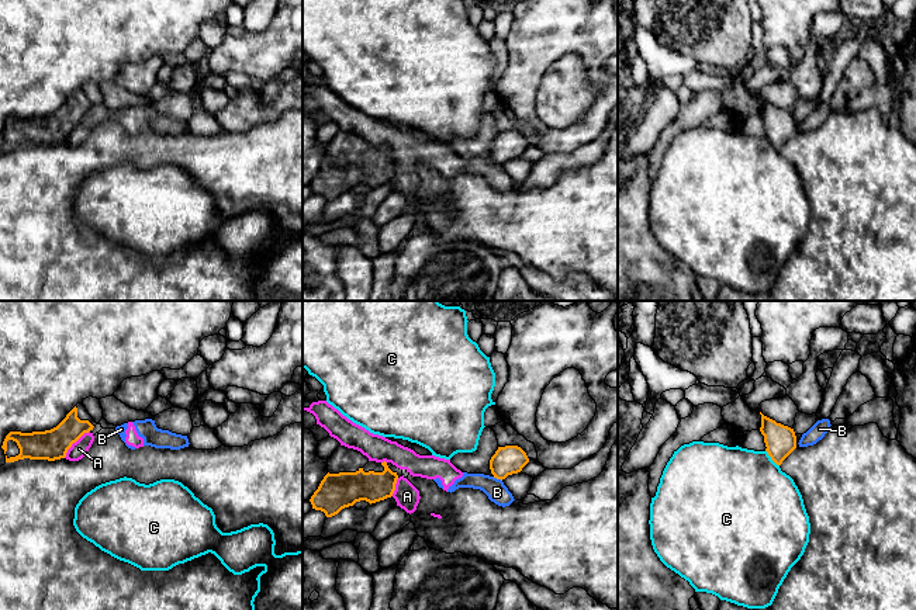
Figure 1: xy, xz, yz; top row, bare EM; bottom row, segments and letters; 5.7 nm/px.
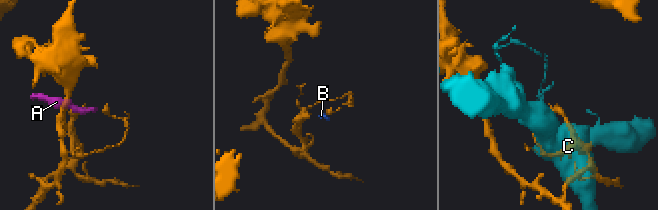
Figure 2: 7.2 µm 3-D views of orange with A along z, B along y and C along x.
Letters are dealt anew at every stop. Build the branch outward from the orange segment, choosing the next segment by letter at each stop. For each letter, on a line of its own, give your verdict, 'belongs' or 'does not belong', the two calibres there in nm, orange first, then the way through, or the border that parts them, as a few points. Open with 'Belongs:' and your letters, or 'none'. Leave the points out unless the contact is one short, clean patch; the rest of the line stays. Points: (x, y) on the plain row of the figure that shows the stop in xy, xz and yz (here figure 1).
Belongs: none
A: does not belong; calibres 180 and 90 nm; border xy (89, 115), (72, 130), (64, 142)
B: does not belong; calibres 170 and 120 nm; border xz (493, 162), (501, 166)
C: does not belong; calibres 180 and 500 nm

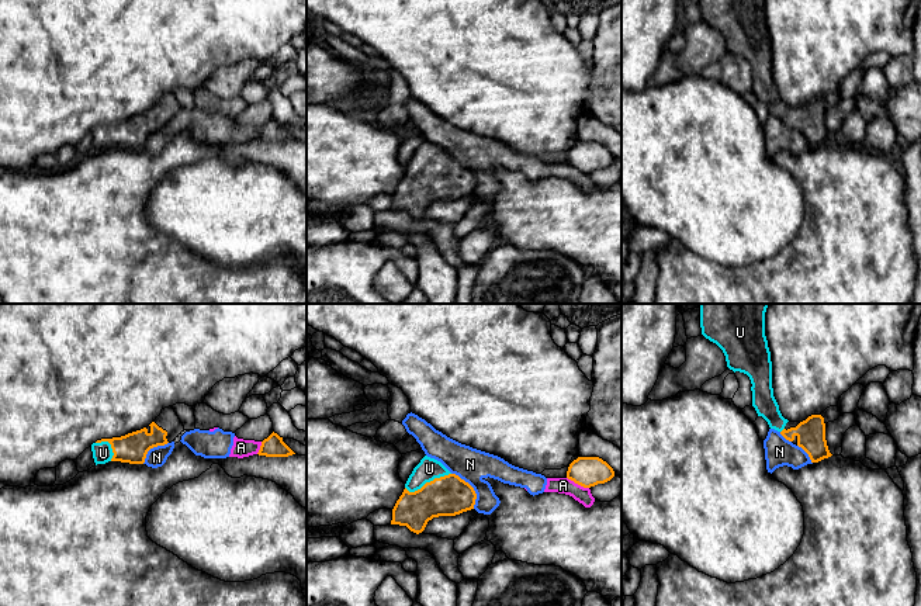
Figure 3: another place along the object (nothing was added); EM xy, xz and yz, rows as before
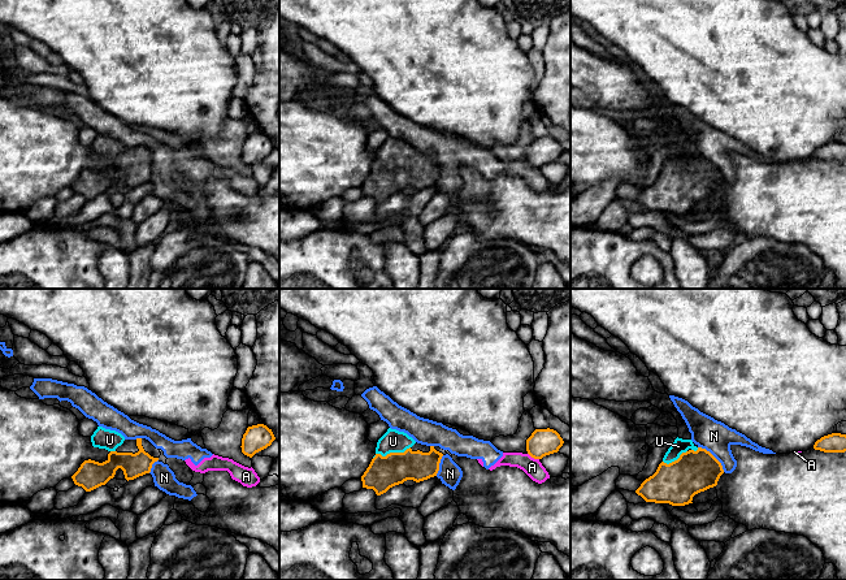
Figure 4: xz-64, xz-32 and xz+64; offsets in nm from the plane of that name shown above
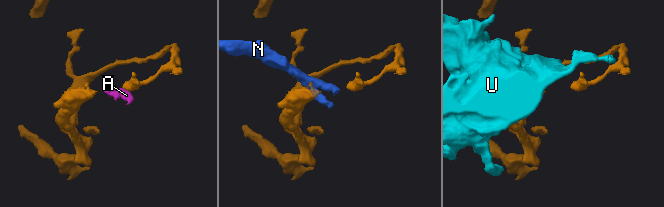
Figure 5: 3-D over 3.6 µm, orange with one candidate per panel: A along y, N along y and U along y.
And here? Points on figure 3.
Belongs: U
A: does not belong; calibres 180 and 100 nm; border xz (567, 162), (588, 173)
N: does not belong; calibres 240 and 190 nm; border xz (452, 158), (457, 159), (473, 173), (475, 179), (474, 193)
U: belongs; calibres 240 and 130 nm; way xz (449, 180), (438, 177), (428, 168), (429, 153)

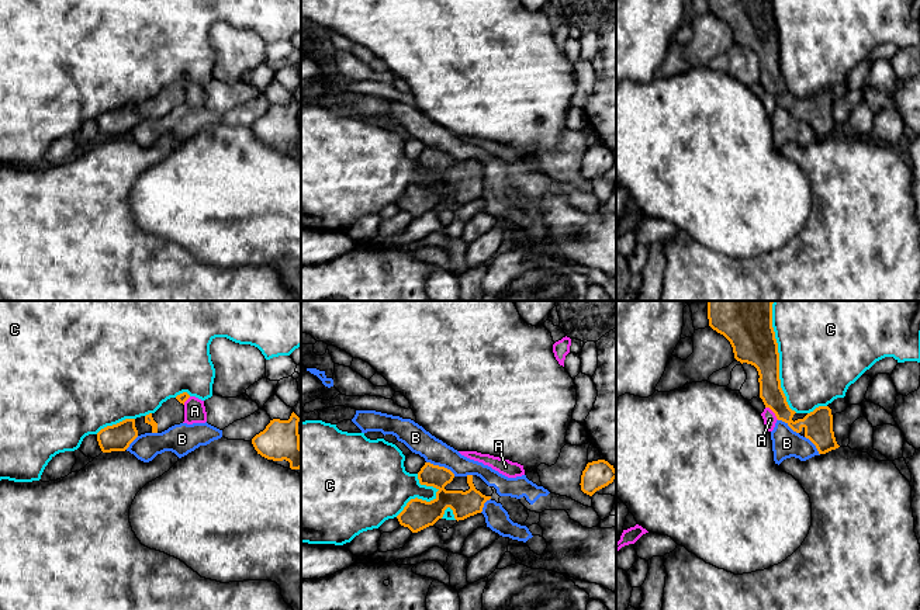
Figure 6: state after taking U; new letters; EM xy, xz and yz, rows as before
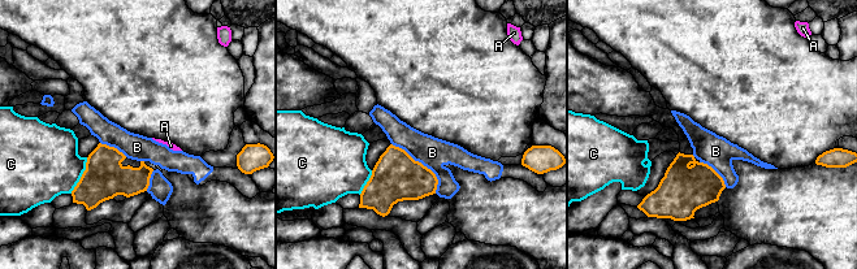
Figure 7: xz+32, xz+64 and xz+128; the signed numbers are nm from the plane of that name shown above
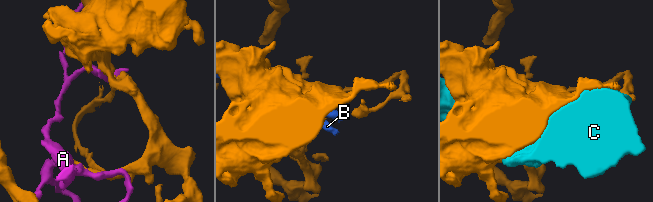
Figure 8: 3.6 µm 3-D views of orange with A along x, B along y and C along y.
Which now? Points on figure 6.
Belongs: none
A: does not belong; calibres 130 and 80 nm
B: does not belong; calibres 140 and 150 nm
C: does not belong; calibres 260 and 480 nm

